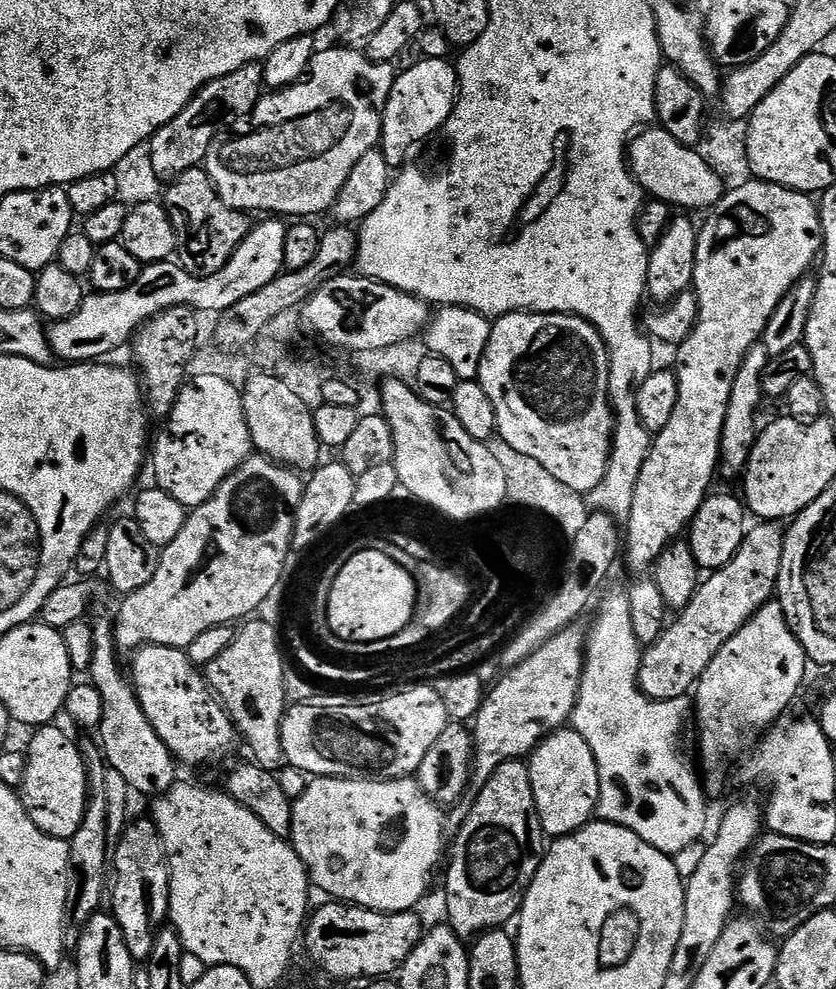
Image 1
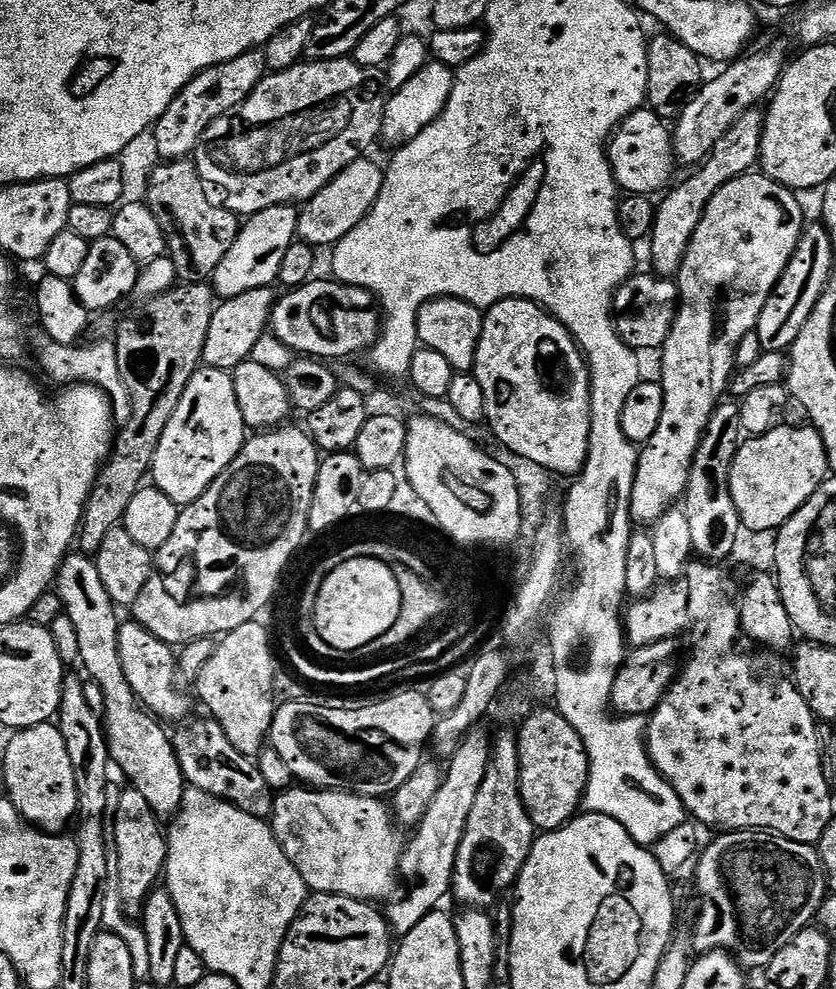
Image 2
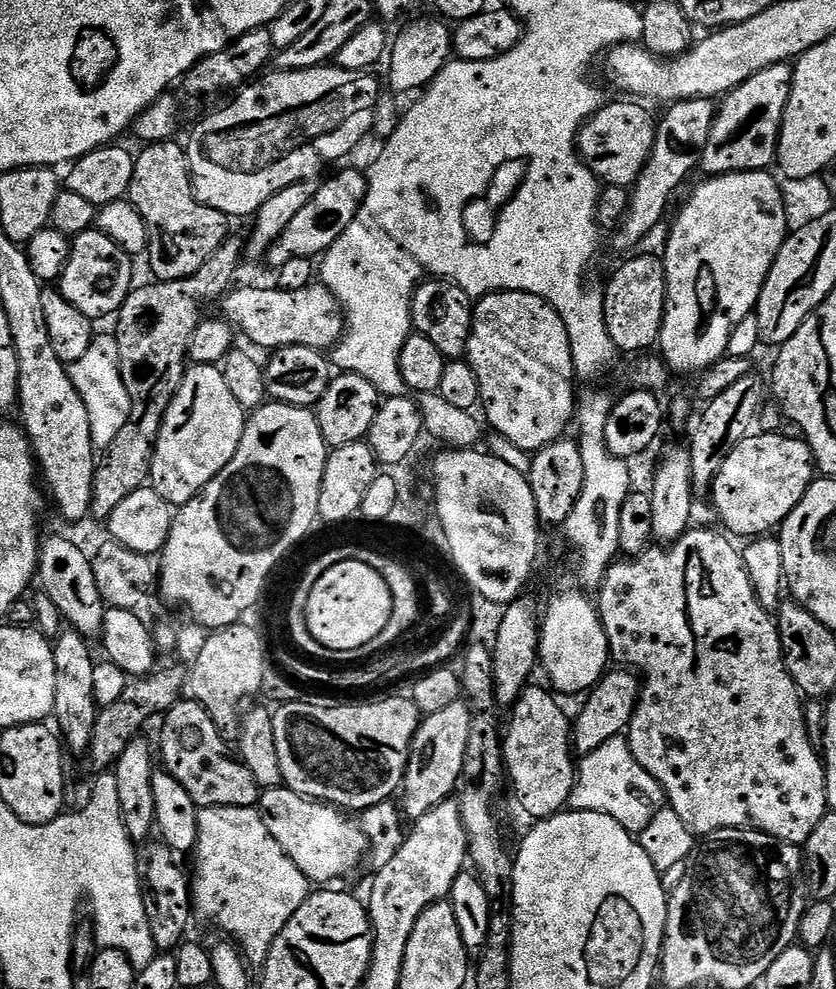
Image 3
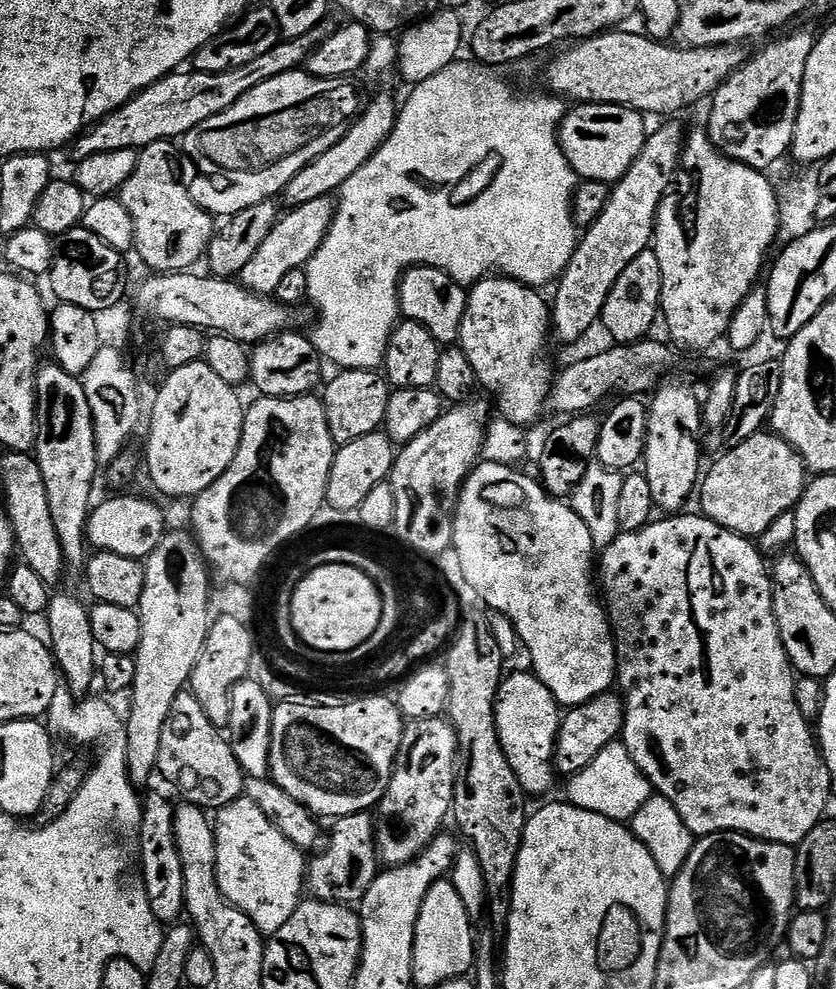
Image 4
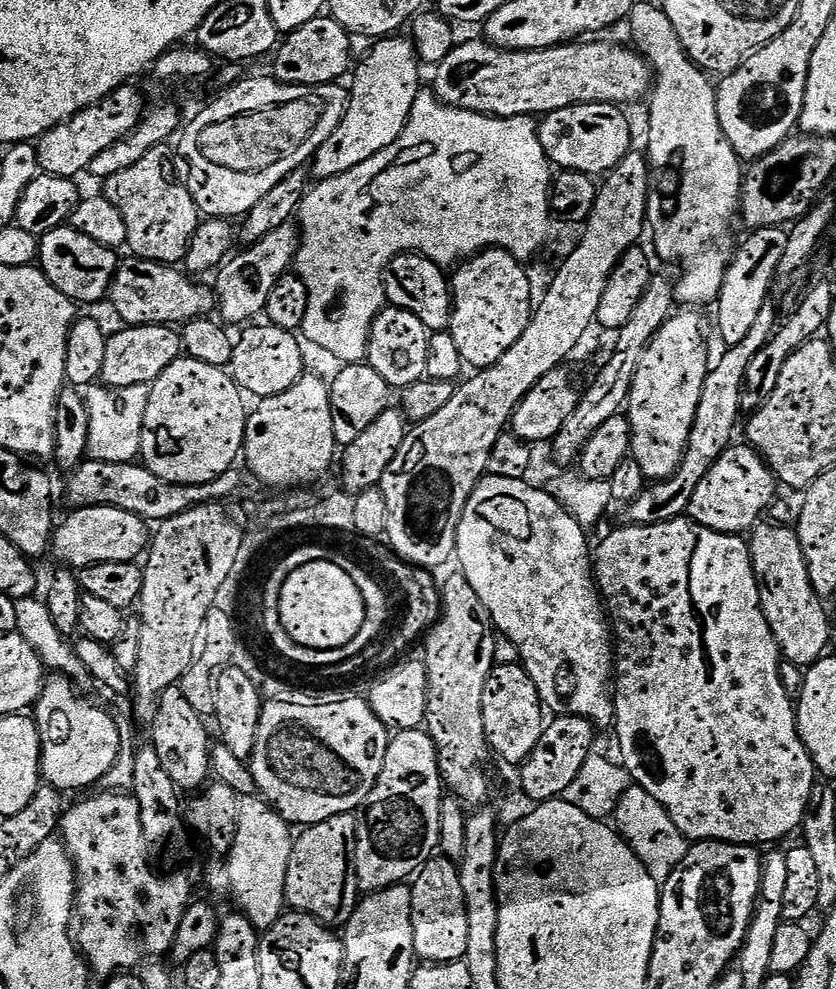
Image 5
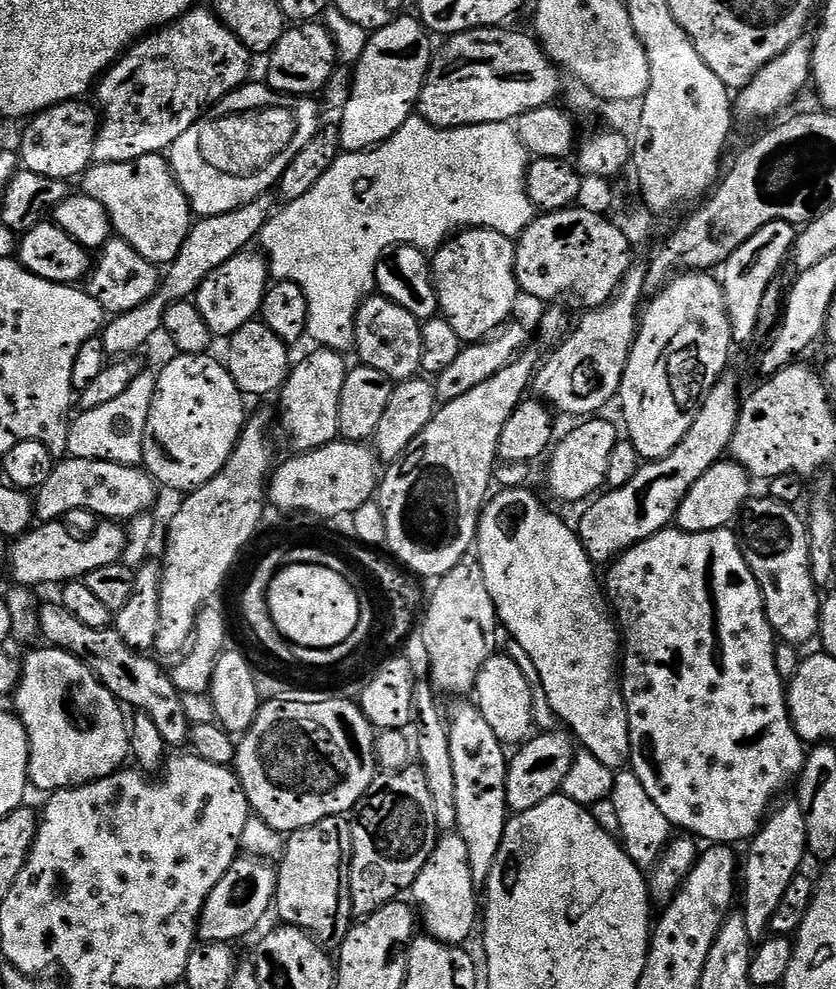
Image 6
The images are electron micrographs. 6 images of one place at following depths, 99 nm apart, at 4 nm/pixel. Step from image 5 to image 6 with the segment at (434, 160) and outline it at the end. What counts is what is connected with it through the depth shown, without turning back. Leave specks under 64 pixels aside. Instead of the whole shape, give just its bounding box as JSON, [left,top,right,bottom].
[258,114,538,354]

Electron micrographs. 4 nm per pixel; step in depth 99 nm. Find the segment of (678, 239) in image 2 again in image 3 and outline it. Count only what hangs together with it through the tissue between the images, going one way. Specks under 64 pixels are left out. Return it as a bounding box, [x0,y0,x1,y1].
[698,64,791,177]

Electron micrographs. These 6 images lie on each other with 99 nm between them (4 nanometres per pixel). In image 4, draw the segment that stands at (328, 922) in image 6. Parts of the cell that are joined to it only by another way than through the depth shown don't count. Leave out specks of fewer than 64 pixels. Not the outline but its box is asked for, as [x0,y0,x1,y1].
[306,812,378,906]

